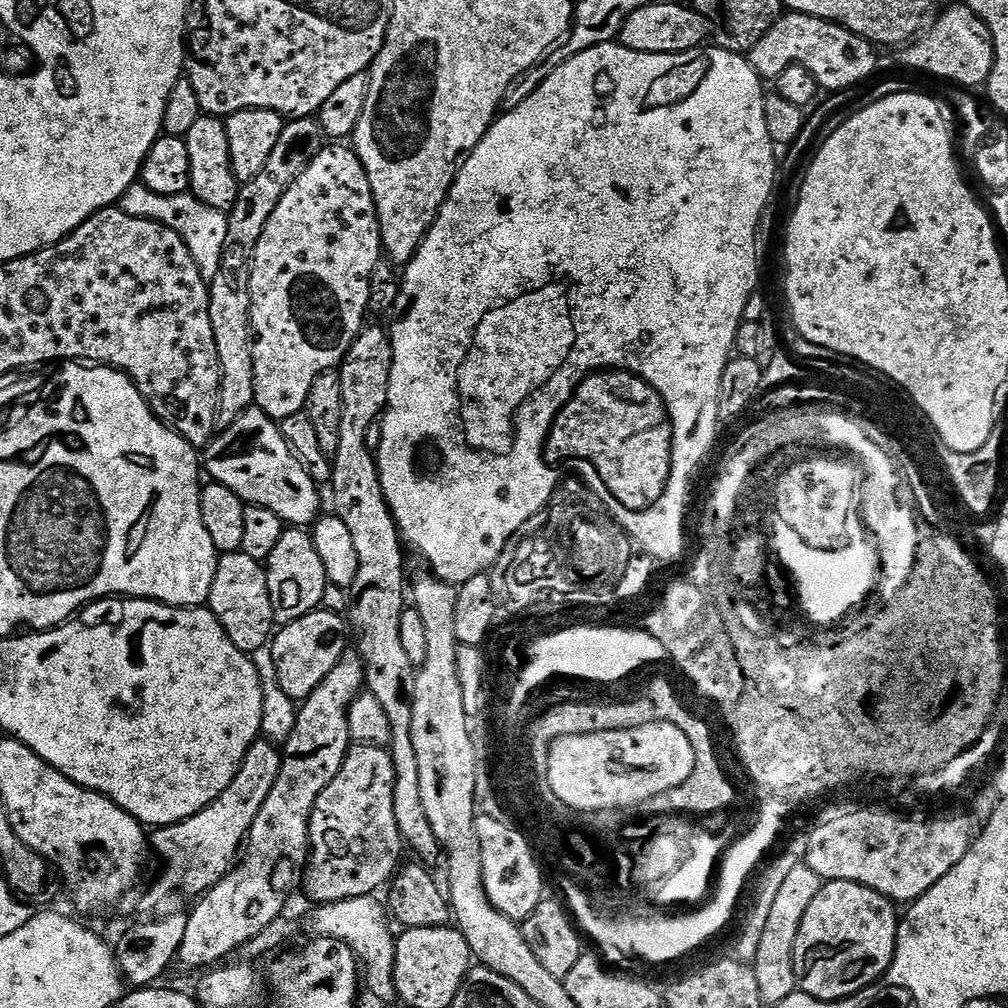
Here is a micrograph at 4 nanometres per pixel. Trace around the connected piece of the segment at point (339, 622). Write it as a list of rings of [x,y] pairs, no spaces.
[[[317,610],[283,625],[270,641],[274,670],[278,670],[278,682],[292,700],[303,702],[338,666],[338,662],[350,646],[350,628],[339,612]]]

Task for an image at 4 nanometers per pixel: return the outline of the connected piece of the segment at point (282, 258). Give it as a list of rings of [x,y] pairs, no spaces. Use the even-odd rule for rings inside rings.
[[[332,142],[323,148],[294,178],[294,182],[282,194],[278,206],[274,206],[274,214],[266,222],[262,230],[262,238],[258,238],[256,252],[250,261],[250,271],[248,273],[248,285],[250,286],[250,318],[252,319],[252,357],[254,358],[254,394],[256,395],[254,404],[259,411],[274,421],[282,421],[290,418],[290,414],[303,412],[304,403],[308,397],[310,386],[314,378],[323,372],[331,372],[339,369],[344,362],[344,355],[350,350],[350,346],[356,340],[361,328],[365,327],[364,316],[369,315],[368,303],[370,302],[370,274],[374,271],[374,266],[382,260],[382,245],[380,243],[380,223],[376,213],[376,203],[374,194],[370,190],[370,178],[366,178],[366,170],[358,158],[355,147],[344,142]]]

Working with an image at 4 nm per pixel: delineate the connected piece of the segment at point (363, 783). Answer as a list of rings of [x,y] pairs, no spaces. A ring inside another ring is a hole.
[[[353,743],[342,770],[314,802],[308,823],[308,867],[302,877],[302,892],[304,888],[316,906],[379,893],[379,888],[383,889],[401,867],[400,848],[398,822],[394,822],[391,751],[378,744]]]

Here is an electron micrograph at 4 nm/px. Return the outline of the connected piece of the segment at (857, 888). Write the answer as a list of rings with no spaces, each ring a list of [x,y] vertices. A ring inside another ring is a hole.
[[[830,880],[821,883],[818,894],[814,894],[814,902],[810,902],[805,916],[802,917],[802,926],[798,926],[798,942],[794,942],[797,989],[810,994],[815,1000],[845,1000],[846,997],[869,988],[892,964],[896,953],[897,923],[897,905],[888,897],[858,882]]]

